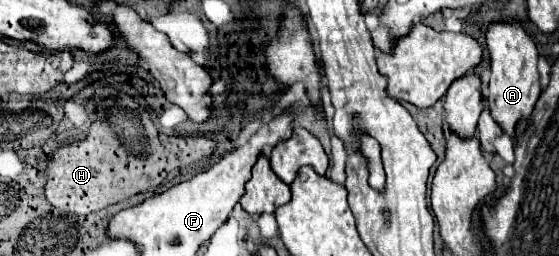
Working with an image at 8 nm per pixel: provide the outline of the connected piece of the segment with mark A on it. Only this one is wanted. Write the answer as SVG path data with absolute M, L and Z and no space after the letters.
M497 22L487 30L487 48L491 54L491 80L489 80L489 112L501 130L515 140L519 122L527 120L535 108L535 102L541 94L539 72L537 72L537 46L533 38L523 30L523 26L513 22Z

